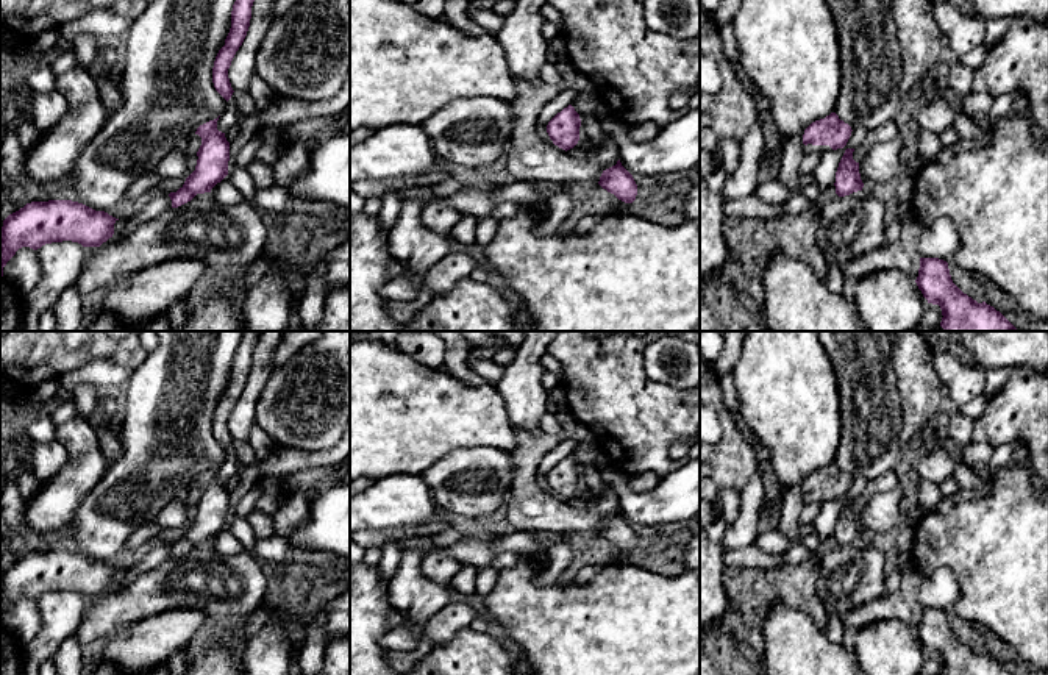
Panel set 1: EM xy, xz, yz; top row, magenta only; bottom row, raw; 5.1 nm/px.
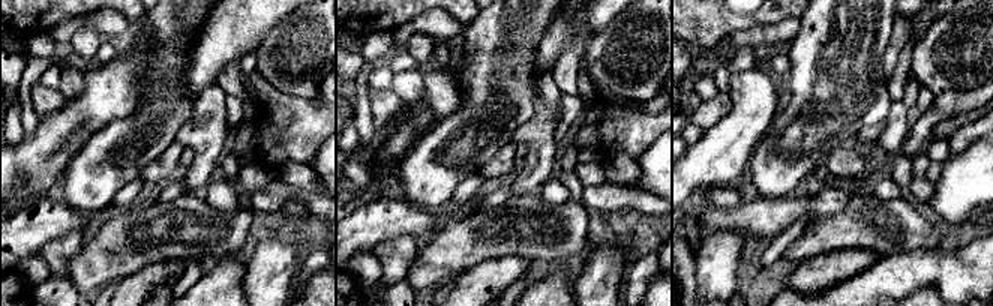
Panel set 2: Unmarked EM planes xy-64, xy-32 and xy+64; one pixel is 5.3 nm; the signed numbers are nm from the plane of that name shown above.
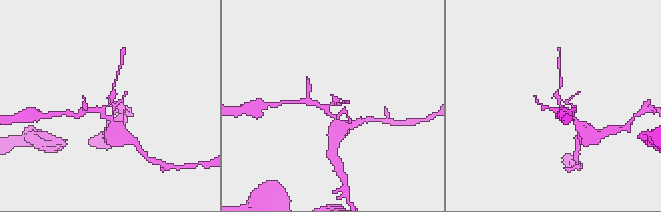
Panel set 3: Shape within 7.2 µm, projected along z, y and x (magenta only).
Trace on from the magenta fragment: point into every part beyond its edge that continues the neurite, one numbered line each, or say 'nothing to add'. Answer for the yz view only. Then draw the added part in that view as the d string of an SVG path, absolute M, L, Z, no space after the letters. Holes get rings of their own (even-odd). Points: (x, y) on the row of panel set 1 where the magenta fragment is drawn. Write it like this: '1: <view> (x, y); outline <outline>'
1: yz (808, 149); outline M807 144L807 145L803 145L804 148L804 153L825 153L825 152L831 152L832 148L829 145L812 145L812 144Z

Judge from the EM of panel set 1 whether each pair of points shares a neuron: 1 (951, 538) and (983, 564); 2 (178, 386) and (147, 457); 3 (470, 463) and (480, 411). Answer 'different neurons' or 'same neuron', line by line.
1: same neuron
2: same neuron
3: different neurons

